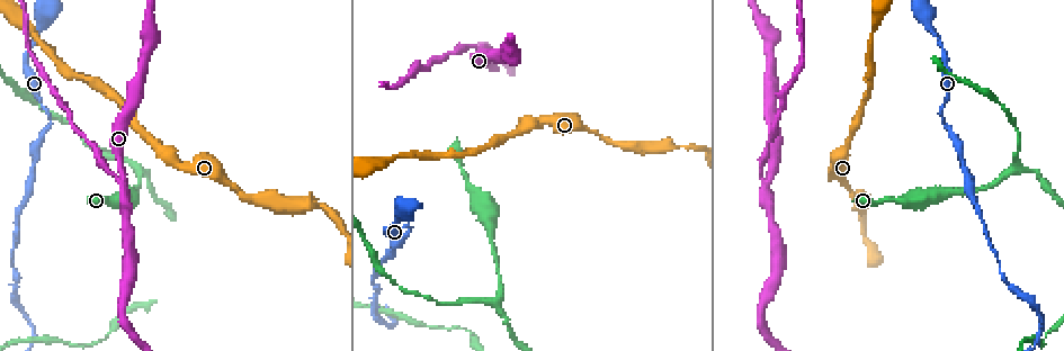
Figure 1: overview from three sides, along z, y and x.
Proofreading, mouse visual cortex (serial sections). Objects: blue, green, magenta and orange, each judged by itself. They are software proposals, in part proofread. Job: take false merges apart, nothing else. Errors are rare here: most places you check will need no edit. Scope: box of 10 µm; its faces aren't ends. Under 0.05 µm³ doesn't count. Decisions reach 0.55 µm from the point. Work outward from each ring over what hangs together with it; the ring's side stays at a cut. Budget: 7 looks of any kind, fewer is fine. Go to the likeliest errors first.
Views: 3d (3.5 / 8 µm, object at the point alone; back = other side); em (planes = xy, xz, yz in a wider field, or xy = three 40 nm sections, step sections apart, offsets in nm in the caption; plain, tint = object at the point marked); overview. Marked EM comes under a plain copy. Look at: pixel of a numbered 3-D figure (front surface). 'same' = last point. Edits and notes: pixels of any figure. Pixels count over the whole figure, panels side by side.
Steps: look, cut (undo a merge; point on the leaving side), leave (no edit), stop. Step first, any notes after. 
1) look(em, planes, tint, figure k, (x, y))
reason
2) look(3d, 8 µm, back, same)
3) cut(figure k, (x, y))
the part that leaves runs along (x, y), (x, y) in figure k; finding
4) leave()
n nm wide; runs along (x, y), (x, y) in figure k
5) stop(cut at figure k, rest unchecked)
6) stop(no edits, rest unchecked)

look(3d, 3.5 µm, figure 1, (120, 182))
abrupt turn

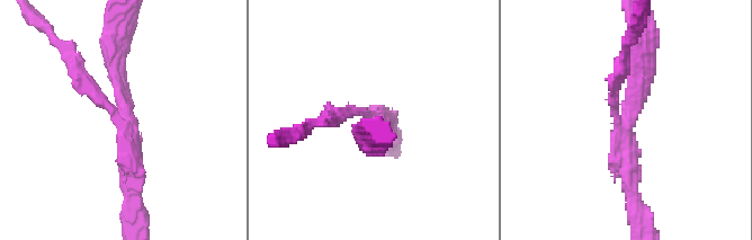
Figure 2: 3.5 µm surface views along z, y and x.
look(em, xy, step 3, tint, figure 2, (628, 125))
3 arms; arms of 150, 250, 300 nm; shape alone is not enough

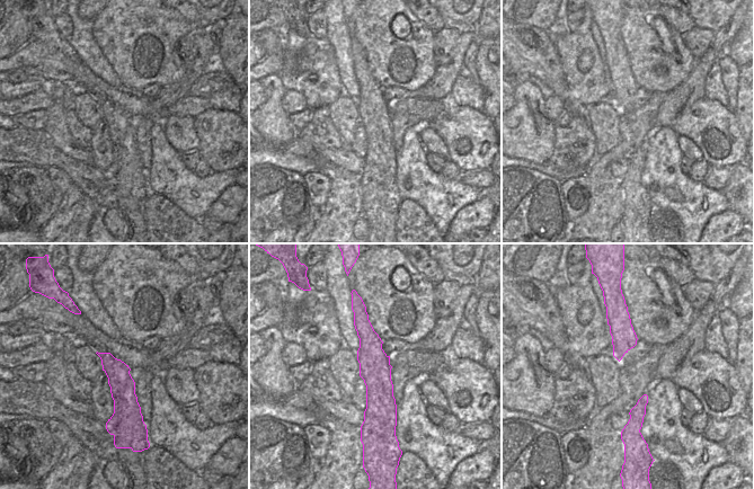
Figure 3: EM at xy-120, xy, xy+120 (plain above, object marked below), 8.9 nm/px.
cut(figure 2, (90, 88))
border along (116, 358), (113, 370), (107, 375) in figure 3; two cells meet here

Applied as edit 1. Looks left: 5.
look(3d, 8 µm, back, figure 1, (1014, 166))

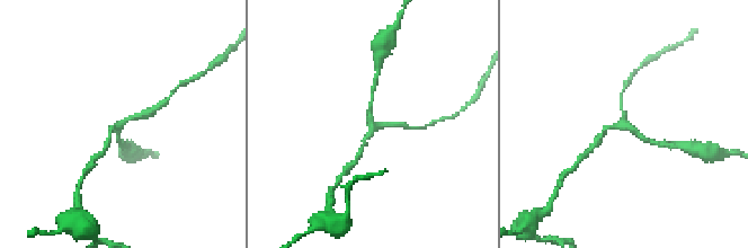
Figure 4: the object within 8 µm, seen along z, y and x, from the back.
look(em, planes, tint, same)
3 arms; arms of 150, 150, 200 nm

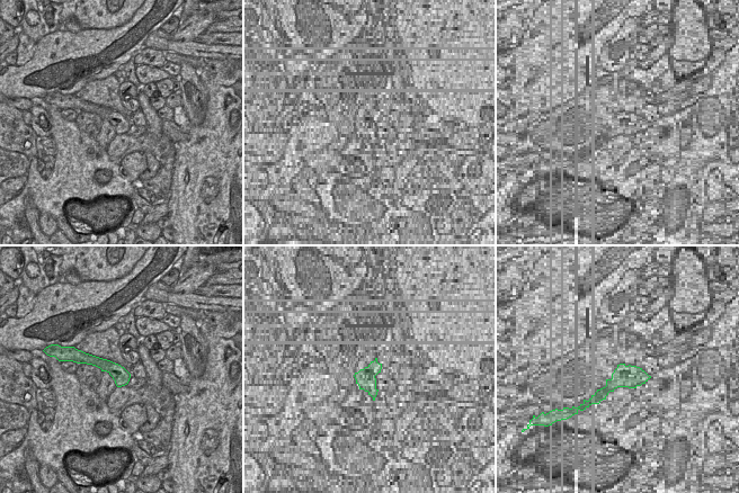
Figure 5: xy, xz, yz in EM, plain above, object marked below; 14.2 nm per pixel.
leave()
continuous, no second cell

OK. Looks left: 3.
look(3d, 3.5 µm, back, figure 1, (668, 147))
thick turns thin

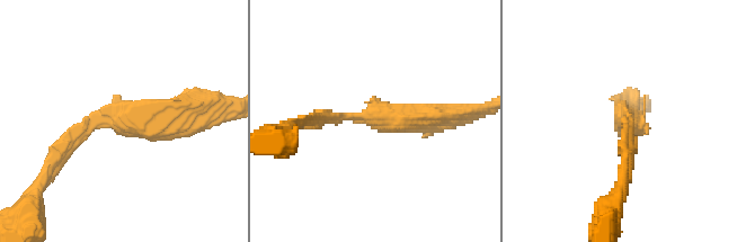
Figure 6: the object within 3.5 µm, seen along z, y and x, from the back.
look(em, xy, step 1, tint, figure 6, (374, 117))
arms of 200, 350 nm

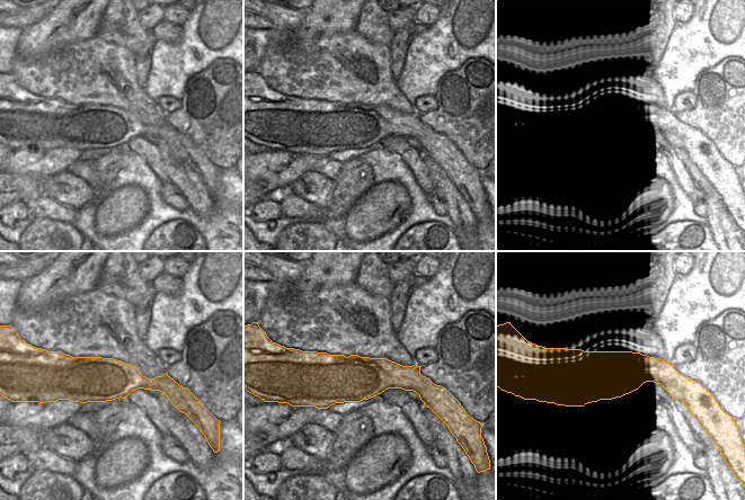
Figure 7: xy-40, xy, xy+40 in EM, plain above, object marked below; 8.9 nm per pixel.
leave()
420 nm wide; runs along (59, 369), (175, 391) in figure 7; continuous, no second cell

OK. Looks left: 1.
stop(cut at figure 2, rest unchecked)

